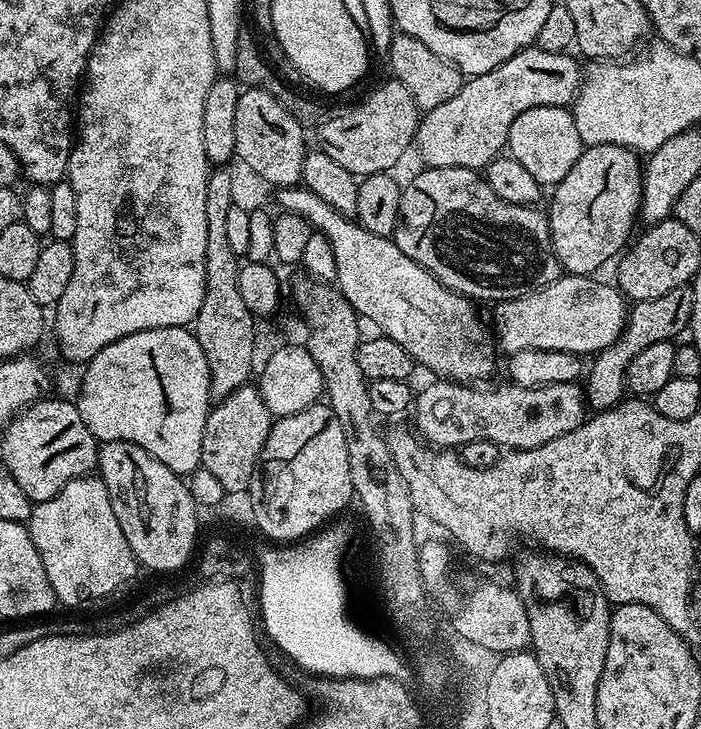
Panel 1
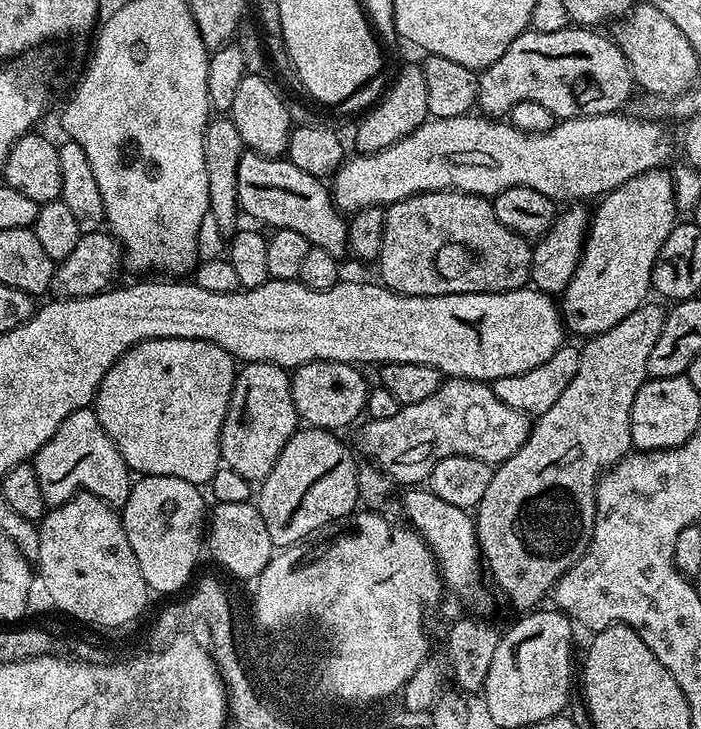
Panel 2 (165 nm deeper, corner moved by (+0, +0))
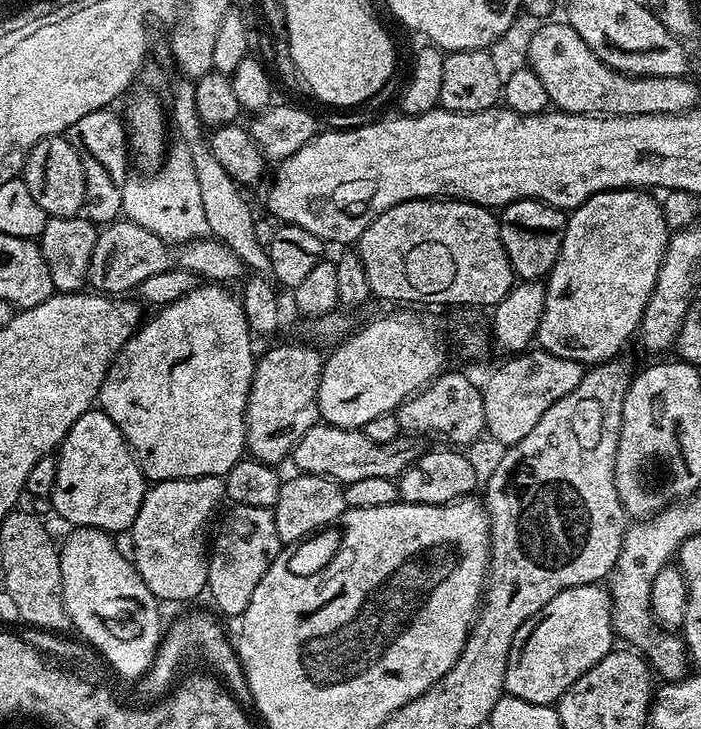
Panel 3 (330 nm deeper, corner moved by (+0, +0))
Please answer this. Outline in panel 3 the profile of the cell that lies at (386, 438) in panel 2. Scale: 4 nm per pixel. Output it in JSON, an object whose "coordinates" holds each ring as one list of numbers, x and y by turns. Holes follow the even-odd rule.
{"coordinates":[[323,422,316,424,294,446,290,457,301,473,306,476,325,476,341,486,358,482,361,478,398,478,416,461,417,449,407,444,407,439,392,440,388,444,379,444,366,438,363,430,336,428]]}

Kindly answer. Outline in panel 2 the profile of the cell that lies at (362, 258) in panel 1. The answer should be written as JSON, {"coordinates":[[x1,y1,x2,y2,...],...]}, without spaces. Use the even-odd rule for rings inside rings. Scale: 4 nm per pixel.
{"coordinates":[[245,151,238,162,238,202,248,216,269,224,269,229,285,228,302,234,313,248,326,250,326,254,340,258,348,246,348,225,336,207,331,191,306,170,298,170,287,158,259,156]]}

